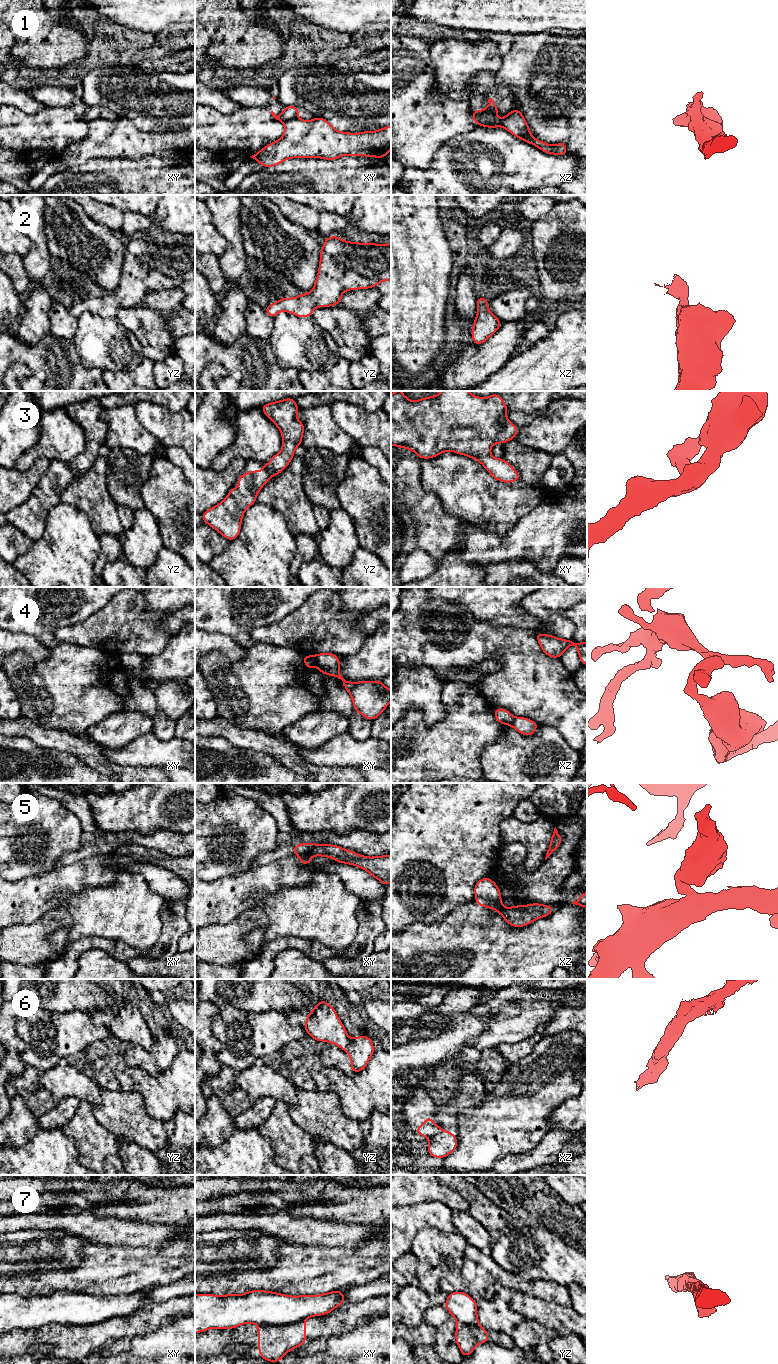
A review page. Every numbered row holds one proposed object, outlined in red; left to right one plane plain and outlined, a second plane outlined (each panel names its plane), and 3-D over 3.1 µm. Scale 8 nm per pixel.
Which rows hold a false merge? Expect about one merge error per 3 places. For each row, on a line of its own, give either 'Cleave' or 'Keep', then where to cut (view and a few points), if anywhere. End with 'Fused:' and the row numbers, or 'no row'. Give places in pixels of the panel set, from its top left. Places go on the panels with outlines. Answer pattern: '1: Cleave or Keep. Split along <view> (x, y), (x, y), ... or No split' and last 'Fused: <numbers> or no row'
1: Cleave. Split along xz (495, 104), (483, 119), (486, 122), (496, 122), (499, 125)
2: Keep. No split
3: Keep. No split
4: Cleave. Split along xy (315, 655), (316, 665)
5: Cleave. Split along xy (317, 845), (300, 857)
6: Cleave. Split along xz (442, 1130), (429, 1138)
7: Cleave. Split along xy (304, 1318), (288, 1324), (258, 1324)
Fused: 1, 4, 5, 6, 7

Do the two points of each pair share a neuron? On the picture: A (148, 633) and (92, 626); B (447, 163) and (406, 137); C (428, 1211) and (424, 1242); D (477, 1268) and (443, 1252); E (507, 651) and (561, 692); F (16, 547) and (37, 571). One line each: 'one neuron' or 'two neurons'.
A: one neuron
B: two neurons
C: two neurons
D: two neurons
E: one neuron
F: two neurons

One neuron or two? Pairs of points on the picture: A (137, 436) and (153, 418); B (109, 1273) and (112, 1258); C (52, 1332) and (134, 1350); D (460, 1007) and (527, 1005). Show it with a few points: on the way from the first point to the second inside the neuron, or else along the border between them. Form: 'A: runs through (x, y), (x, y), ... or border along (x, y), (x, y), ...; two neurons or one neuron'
A: border along (133, 406), (135, 417), (158, 440); two neurons
B: runs through (109, 1269), (111, 1262); one neuron
C: border along (152, 1331), (136, 1334), (130, 1338); two neurons
D: border along (487, 1000), (472, 1010), (485, 1018), (486, 1028); two neurons

